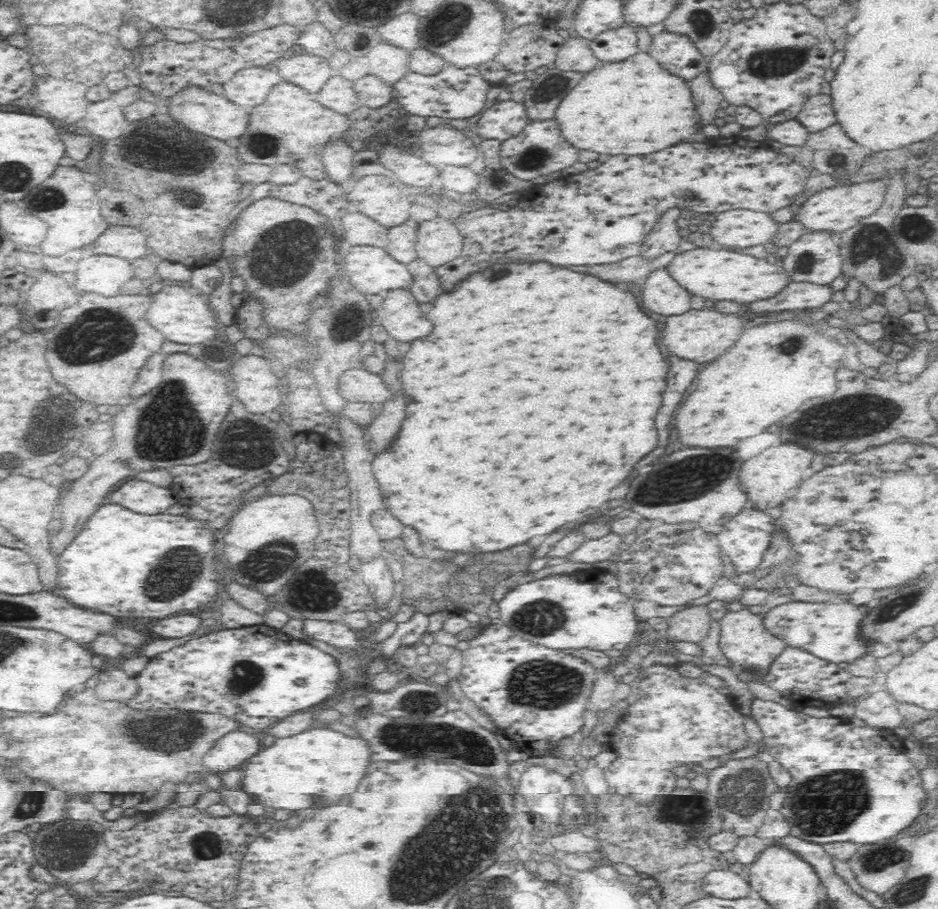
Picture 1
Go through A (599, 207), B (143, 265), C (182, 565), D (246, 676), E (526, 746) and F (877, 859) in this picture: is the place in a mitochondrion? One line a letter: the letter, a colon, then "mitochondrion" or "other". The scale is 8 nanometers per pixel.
A: other
B: other
C: mitochondrion
D: mitochondrion
E: other
F: mitochondrion

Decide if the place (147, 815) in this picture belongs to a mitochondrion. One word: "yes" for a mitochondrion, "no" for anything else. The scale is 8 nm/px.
no

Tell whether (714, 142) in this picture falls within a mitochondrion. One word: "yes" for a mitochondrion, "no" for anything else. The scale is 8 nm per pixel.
no

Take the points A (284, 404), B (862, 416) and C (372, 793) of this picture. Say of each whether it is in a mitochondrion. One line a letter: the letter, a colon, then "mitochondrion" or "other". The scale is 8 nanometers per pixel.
A: other
B: mitochondrion
C: other

